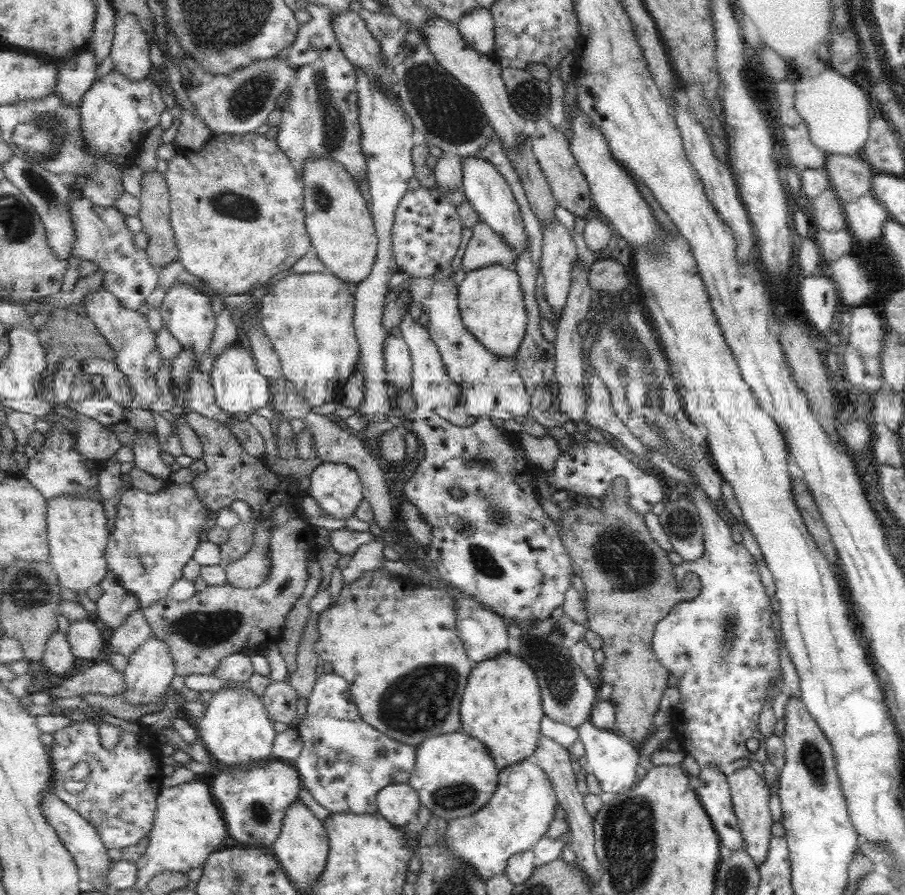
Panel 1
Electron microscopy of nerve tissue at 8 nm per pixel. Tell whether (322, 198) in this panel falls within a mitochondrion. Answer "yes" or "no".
yes

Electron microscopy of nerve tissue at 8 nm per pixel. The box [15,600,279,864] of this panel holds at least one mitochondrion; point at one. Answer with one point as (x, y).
(211, 628)

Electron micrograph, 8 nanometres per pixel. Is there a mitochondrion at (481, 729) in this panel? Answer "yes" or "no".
no

